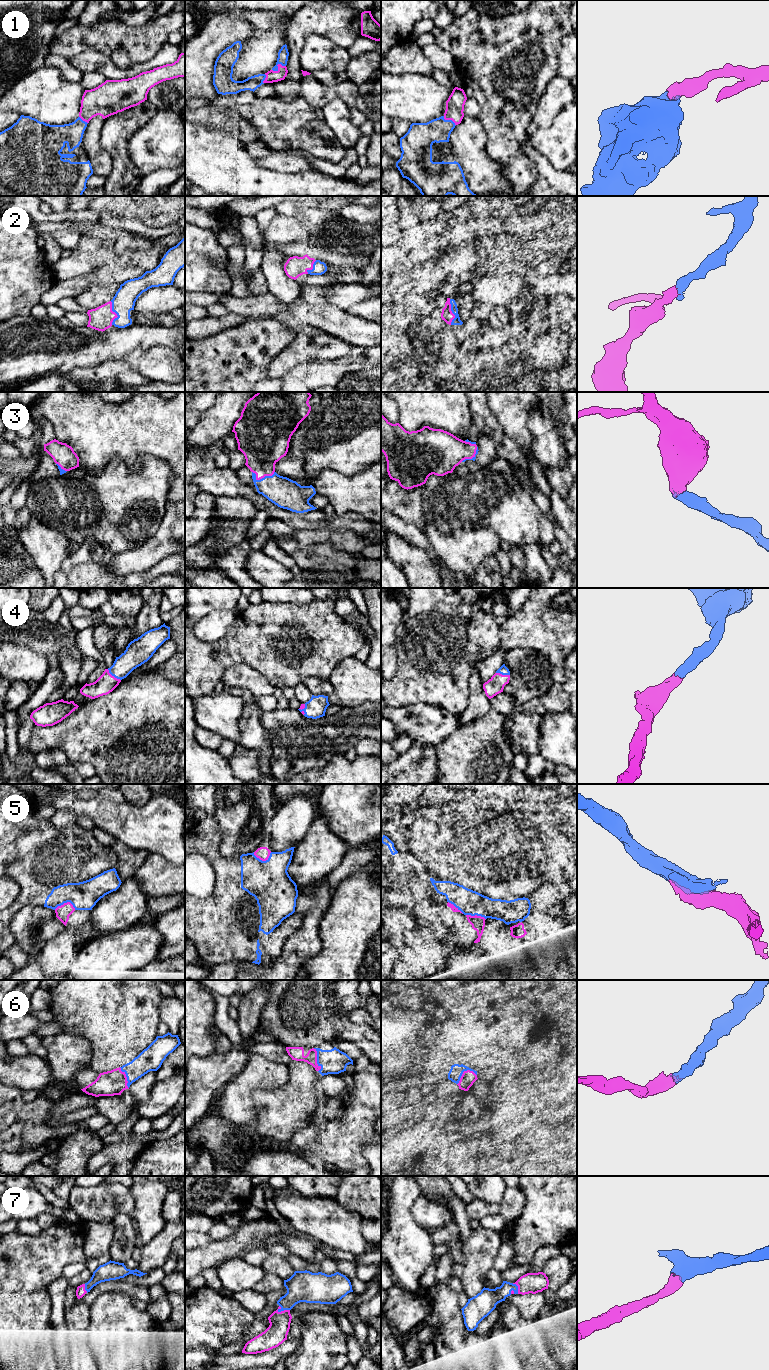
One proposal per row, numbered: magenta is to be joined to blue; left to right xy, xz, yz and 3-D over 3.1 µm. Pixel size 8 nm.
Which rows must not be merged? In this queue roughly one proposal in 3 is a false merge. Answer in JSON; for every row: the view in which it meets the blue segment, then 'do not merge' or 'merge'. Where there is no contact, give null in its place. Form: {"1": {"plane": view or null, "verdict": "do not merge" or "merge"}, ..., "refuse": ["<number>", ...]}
{"1": {"plane": "xz", "verdict": "merge"}, "2": {"plane": "xy", "verdict": "merge"}, "3": {"plane": "xz", "verdict": "merge"}, "4": {"plane": "xy", "verdict": "merge"}, "5": {"plane": "xz", "verdict": "merge"}, "6": {"plane": "xz", "verdict": "merge"}, "7": {"plane": "xz", "verdict": "merge"}, "refuse": []}

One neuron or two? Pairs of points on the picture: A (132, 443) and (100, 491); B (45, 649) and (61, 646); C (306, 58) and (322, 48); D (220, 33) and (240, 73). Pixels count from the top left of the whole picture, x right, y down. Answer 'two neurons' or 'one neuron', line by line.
A: two neurons
B: one neuron
C: one neuron
D: two neurons

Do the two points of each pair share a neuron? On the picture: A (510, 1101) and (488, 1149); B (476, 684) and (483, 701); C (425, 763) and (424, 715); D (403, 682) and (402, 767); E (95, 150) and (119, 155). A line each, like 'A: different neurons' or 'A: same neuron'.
A: different neurons
B: same neuron
C: same neuron
D: different neurons
E: different neurons

